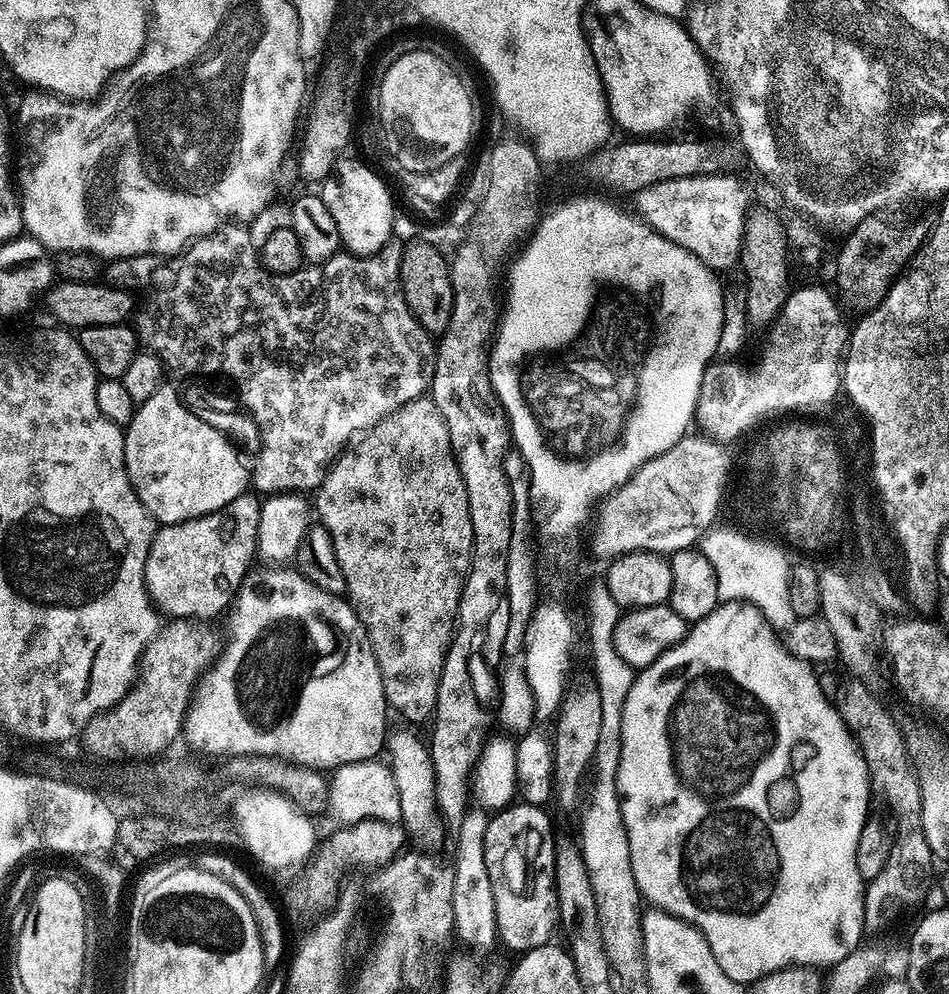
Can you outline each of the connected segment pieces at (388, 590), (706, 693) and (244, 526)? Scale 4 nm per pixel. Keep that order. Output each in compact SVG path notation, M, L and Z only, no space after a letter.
M425 394L417 400L411 400L402 406L398 406L393 412L386 414L386 418L382 418L373 428L369 428L367 432L363 433L359 439L349 443L348 447L336 457L336 461L332 463L332 467L321 480L319 488L315 489L314 512L319 523L327 530L334 542L334 554L338 554L338 566L342 566L346 599L358 614L358 618L368 635L370 646L374 650L374 658L378 662L382 674L384 698L388 701L389 709L395 715L397 712L398 715L405 716L409 720L405 720L409 725L427 725L436 715L438 682L442 678L444 659L458 627L456 611L460 608L462 590L470 570L472 539L474 538L474 530L470 522L470 502L466 498L466 486L462 482L462 474L456 461L456 455L452 453L452 443L446 422L431 395Z
M742 601L719 603L706 618L691 625L683 640L663 652L653 664L636 672L636 681L630 686L630 694L626 694L626 706L622 710L622 758L618 762L616 785L620 791L626 838L630 842L634 882L649 905L700 929L714 958L718 958L718 966L737 978L759 978L792 964L837 964L861 944L863 936L860 935L866 931L866 881L858 874L856 850L864 825L870 820L868 767L836 711L835 703L824 697L812 673L813 665L791 656L776 636L777 629L769 625L752 604Z
M245 494L230 502L221 512L211 512L186 522L157 527L156 537L146 560L148 594L161 613L177 620L215 621L219 612L227 613L235 601L241 584L249 575L252 559L257 559L256 539L261 501L255 495Z

